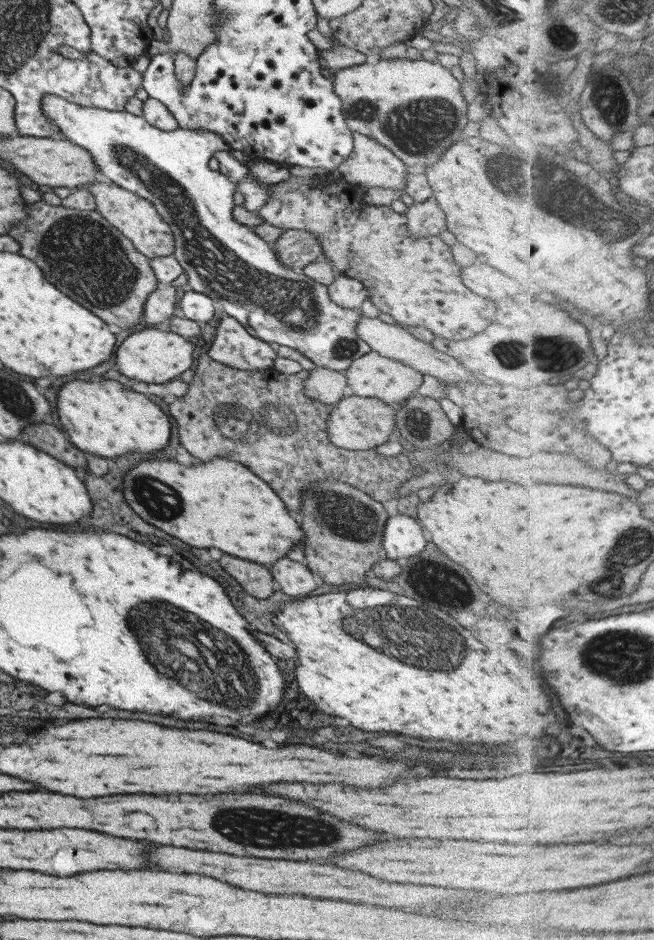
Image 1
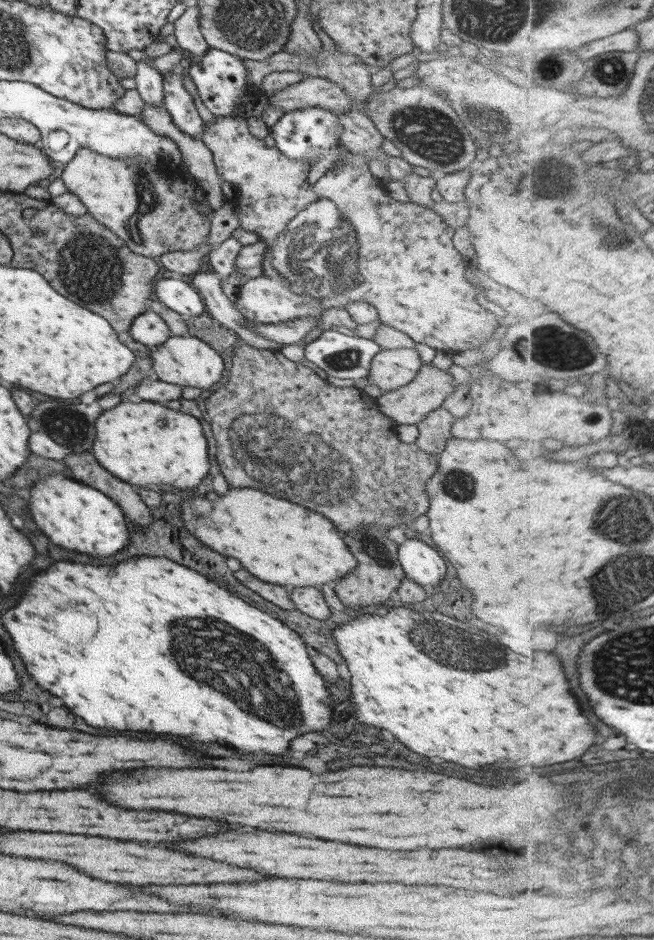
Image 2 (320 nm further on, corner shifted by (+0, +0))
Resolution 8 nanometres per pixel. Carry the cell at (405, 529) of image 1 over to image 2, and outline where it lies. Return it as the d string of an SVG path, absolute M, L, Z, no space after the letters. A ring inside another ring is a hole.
M406 538L396 555L404 576L425 589L437 586L445 574L443 558L435 549L417 539Z

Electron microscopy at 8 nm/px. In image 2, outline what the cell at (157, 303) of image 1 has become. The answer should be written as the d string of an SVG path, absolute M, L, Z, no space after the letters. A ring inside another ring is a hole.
M149 310L143 311L132 320L128 334L135 342L140 342L146 347L159 346L171 336L161 317Z

